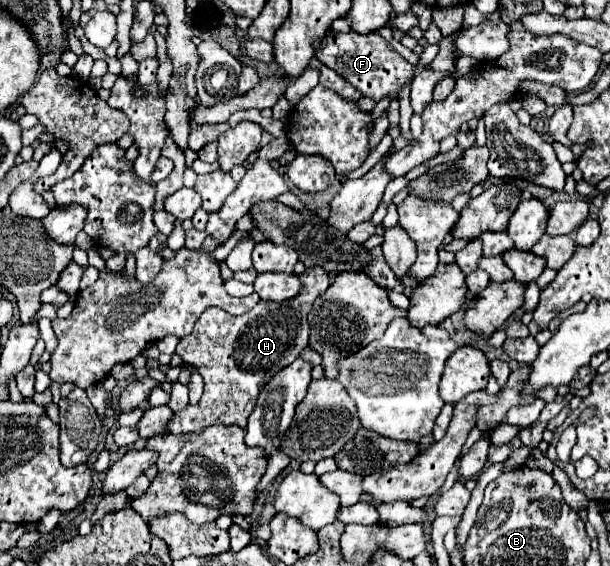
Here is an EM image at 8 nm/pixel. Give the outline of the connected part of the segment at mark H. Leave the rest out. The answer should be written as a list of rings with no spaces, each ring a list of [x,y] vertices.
[[[323,266],[305,268],[299,274],[301,292],[287,302],[259,300],[257,306],[241,316],[209,306],[197,320],[193,332],[179,340],[177,356],[197,366],[205,380],[205,392],[197,406],[187,406],[173,414],[169,432],[173,434],[201,434],[205,426],[239,424],[247,426],[247,418],[257,402],[257,394],[281,366],[297,360],[303,348],[309,346],[309,320],[307,314],[313,302],[331,284],[329,272]]]

